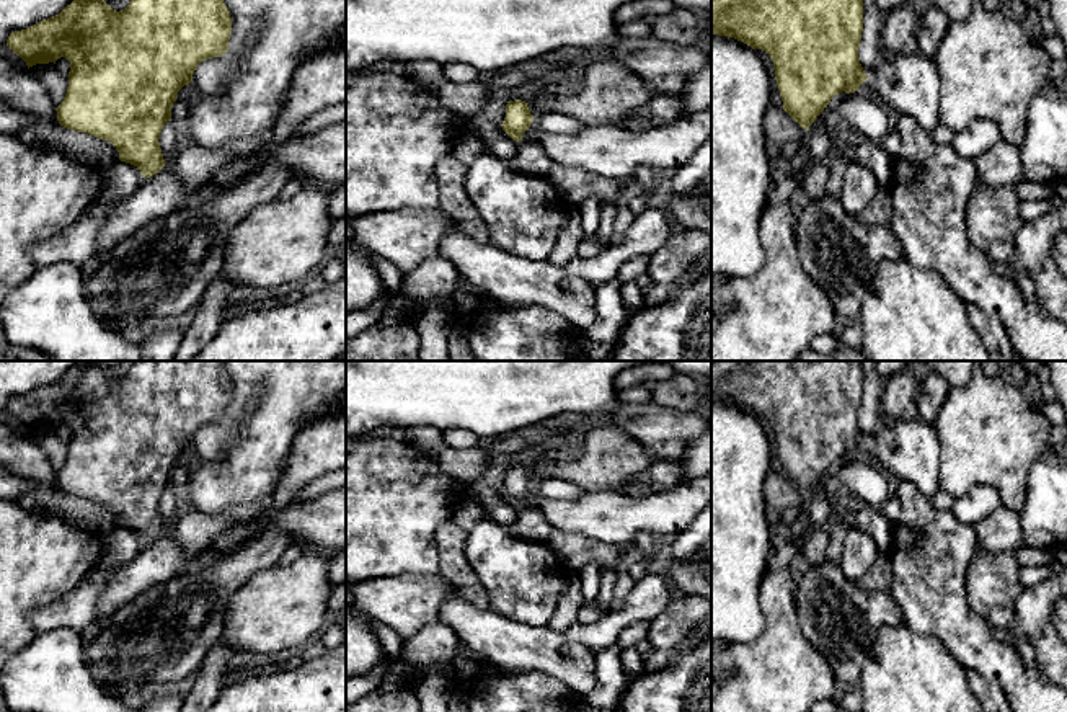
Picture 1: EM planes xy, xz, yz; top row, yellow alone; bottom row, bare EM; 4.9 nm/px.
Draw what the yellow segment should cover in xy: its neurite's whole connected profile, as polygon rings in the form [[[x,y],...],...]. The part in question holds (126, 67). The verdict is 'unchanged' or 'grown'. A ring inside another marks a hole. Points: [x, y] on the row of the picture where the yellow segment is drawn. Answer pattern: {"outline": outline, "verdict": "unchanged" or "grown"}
{"outline": [[[73,0],[59,15],[13,31],[7,46],[28,69],[65,57],[70,72],[65,98],[55,108],[59,124],[111,142],[121,162],[150,178],[165,165],[158,139],[178,91],[193,82],[202,60],[228,51],[230,34],[224,0],[131,0],[121,11],[103,0]]], "verdict": "unchanged"}

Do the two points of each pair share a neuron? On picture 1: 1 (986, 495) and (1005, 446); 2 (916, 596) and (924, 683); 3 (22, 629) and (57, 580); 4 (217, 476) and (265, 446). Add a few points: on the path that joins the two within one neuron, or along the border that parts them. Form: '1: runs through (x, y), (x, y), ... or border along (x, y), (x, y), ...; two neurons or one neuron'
1: border along (955, 498), (978, 485), (991, 485), (1002, 503); two neurons
2: border along (904, 622), (919, 632), (935, 636), (951, 655); two neurons
3: runs through (22, 616), (22, 611), (44, 588); one neuron
4: runs through (229, 471), (253, 446); one neuron

